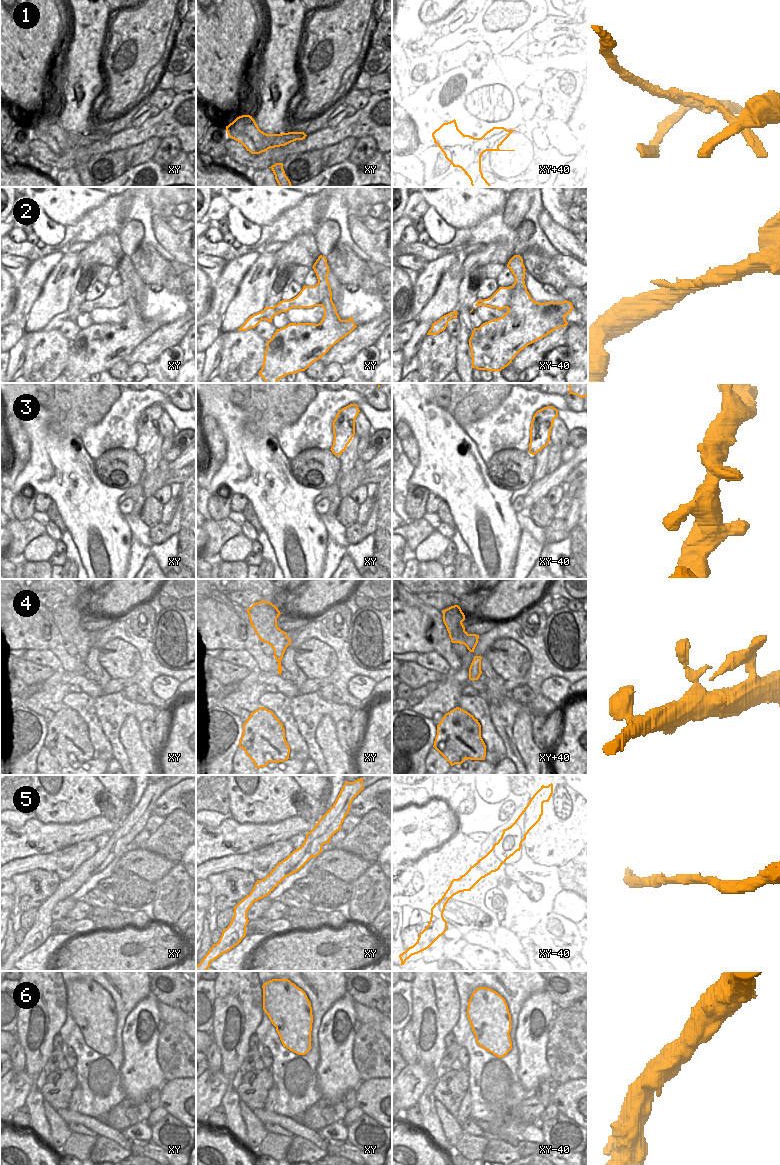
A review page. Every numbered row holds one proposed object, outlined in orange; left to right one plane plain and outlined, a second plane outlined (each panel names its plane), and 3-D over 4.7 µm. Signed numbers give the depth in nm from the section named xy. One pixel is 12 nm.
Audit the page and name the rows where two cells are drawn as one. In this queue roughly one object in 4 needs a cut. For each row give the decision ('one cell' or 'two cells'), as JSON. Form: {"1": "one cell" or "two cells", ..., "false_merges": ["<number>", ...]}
{"1": "two cells", "2": "one cell", "3": "one cell", "4": "one cell", "5": "one cell", "6": "one cell", "false_merges": ["1"]}

